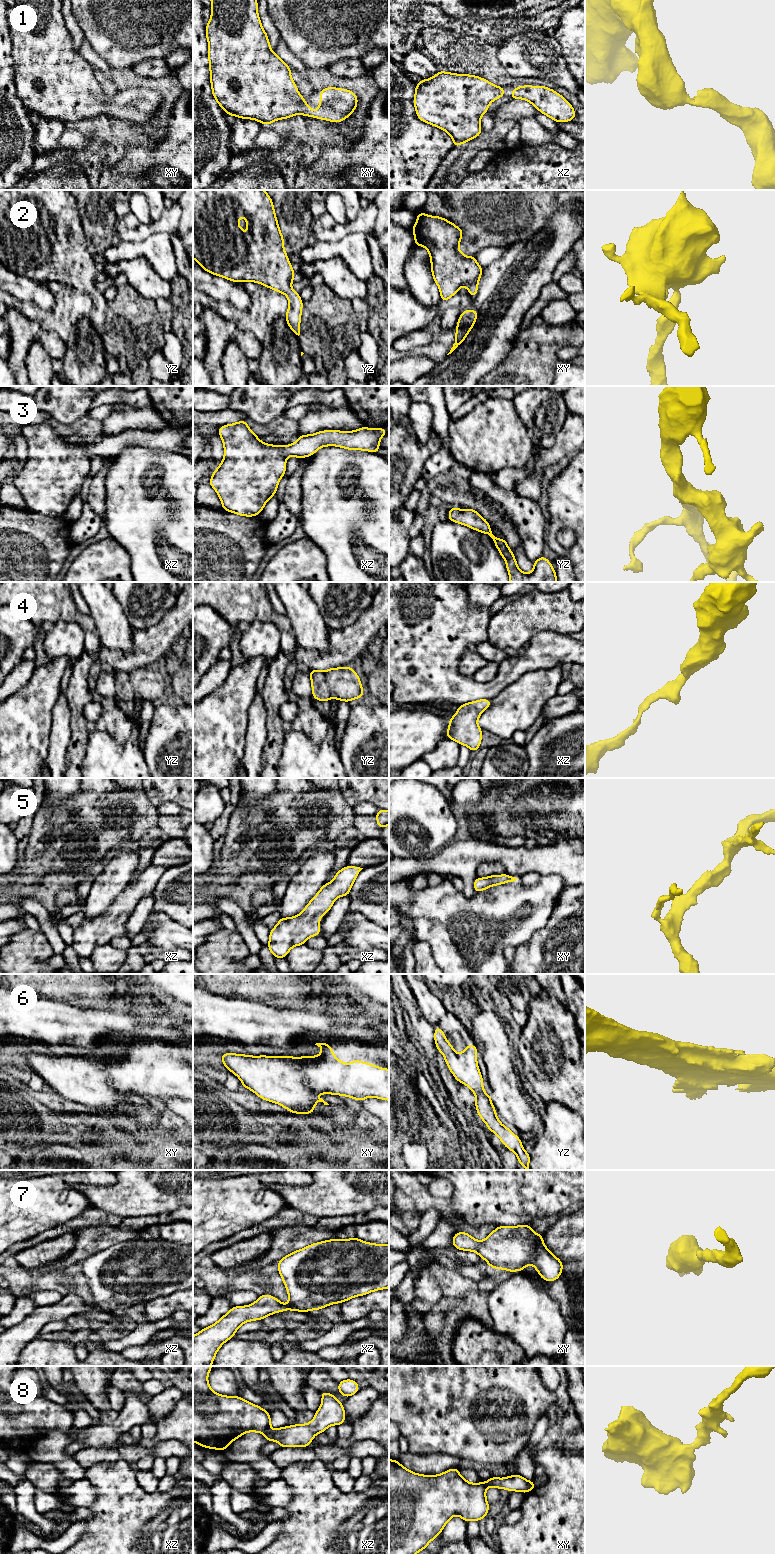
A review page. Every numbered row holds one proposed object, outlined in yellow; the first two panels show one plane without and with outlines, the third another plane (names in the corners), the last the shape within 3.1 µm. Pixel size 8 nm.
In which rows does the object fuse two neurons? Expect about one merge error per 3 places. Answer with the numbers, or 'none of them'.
none of them

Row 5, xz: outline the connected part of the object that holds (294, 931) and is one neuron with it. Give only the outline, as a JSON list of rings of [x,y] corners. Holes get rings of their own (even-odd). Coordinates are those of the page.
[[[346,866],[330,883],[325,883],[299,915],[281,917],[270,930],[268,949],[274,958],[286,958],[294,946],[305,944],[312,936],[320,935],[320,917],[331,909],[338,897],[349,896],[352,885],[363,868]]]

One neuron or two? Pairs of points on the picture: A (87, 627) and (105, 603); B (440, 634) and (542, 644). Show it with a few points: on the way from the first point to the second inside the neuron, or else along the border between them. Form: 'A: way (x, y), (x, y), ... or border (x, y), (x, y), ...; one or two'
A: border (90, 614), (101, 641); two
B: way (444, 666), (466, 688), (492, 688), (510, 671); one

